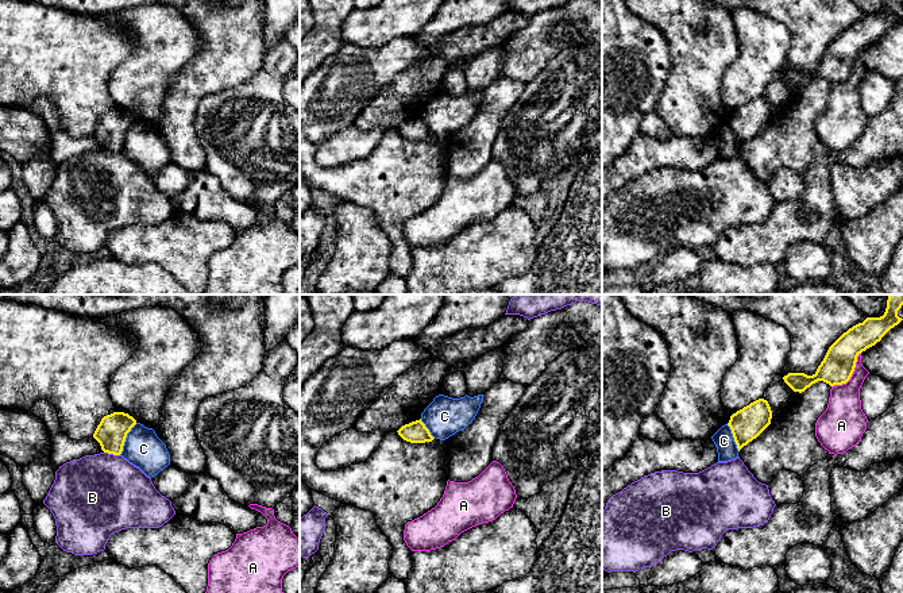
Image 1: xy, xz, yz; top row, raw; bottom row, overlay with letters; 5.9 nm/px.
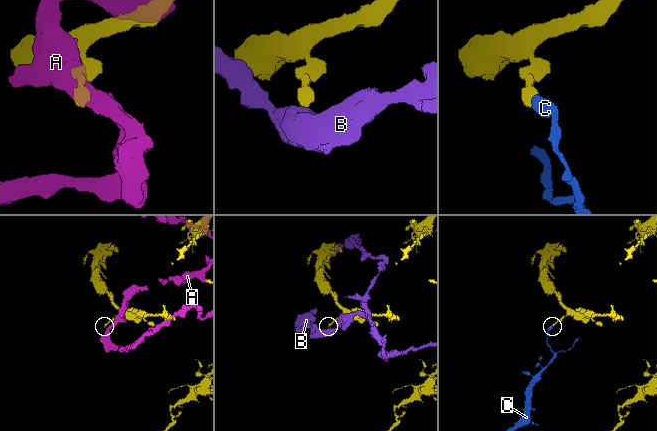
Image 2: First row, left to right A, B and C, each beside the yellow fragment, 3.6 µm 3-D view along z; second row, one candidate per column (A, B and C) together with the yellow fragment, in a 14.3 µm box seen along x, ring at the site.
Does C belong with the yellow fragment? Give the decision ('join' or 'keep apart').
keep apart

